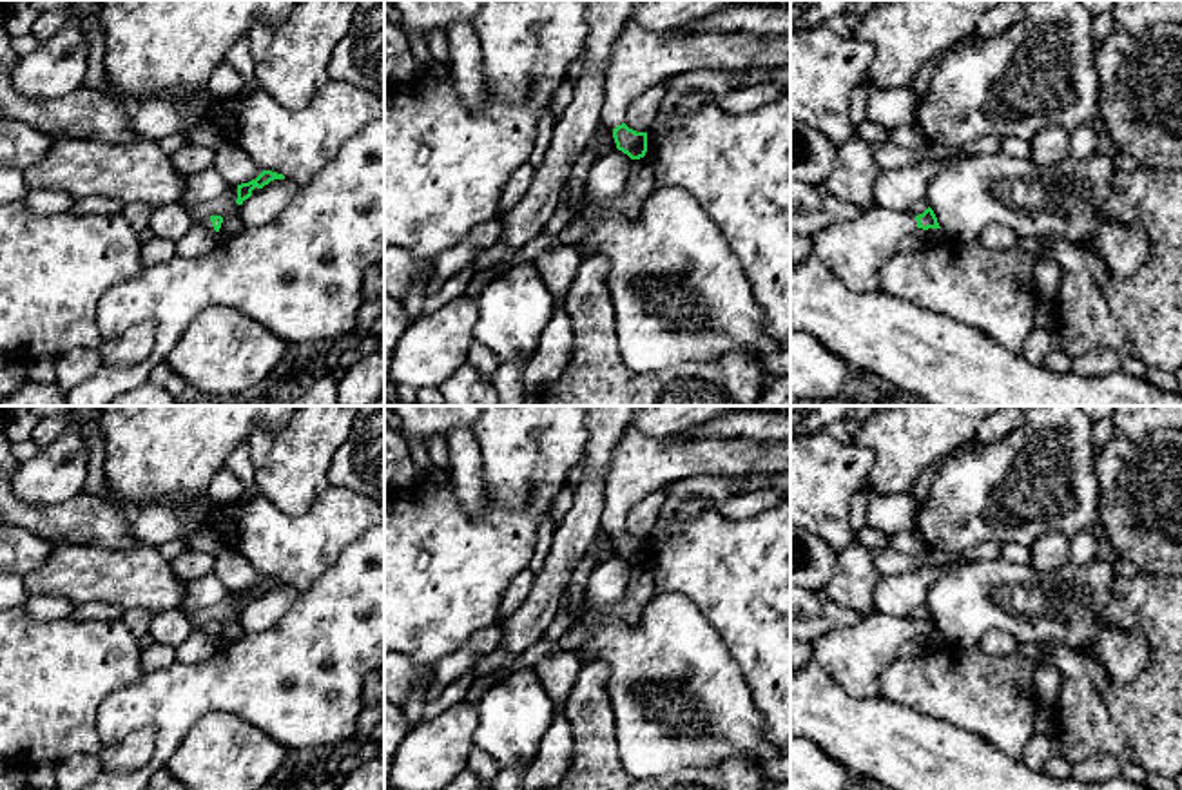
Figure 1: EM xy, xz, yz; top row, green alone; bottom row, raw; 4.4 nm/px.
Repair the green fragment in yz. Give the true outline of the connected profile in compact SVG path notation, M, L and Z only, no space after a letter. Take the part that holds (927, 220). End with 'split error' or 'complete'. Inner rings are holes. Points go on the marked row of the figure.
M867 207L861 217L830 225L810 236L814 254L850 290L879 292L877 272L897 252L897 243L923 228L941 228L934 210L923 214Z | split error

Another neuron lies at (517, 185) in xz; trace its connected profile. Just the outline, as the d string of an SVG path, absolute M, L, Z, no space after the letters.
M528 161L513 172L500 196L499 203L500 212L508 212L513 205L517 205L524 198L524 194L533 183L535 172L537 169Z

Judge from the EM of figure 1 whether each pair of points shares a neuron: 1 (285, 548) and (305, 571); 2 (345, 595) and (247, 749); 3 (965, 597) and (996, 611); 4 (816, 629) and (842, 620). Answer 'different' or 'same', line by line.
1: same
2: different
3: same
4: same

